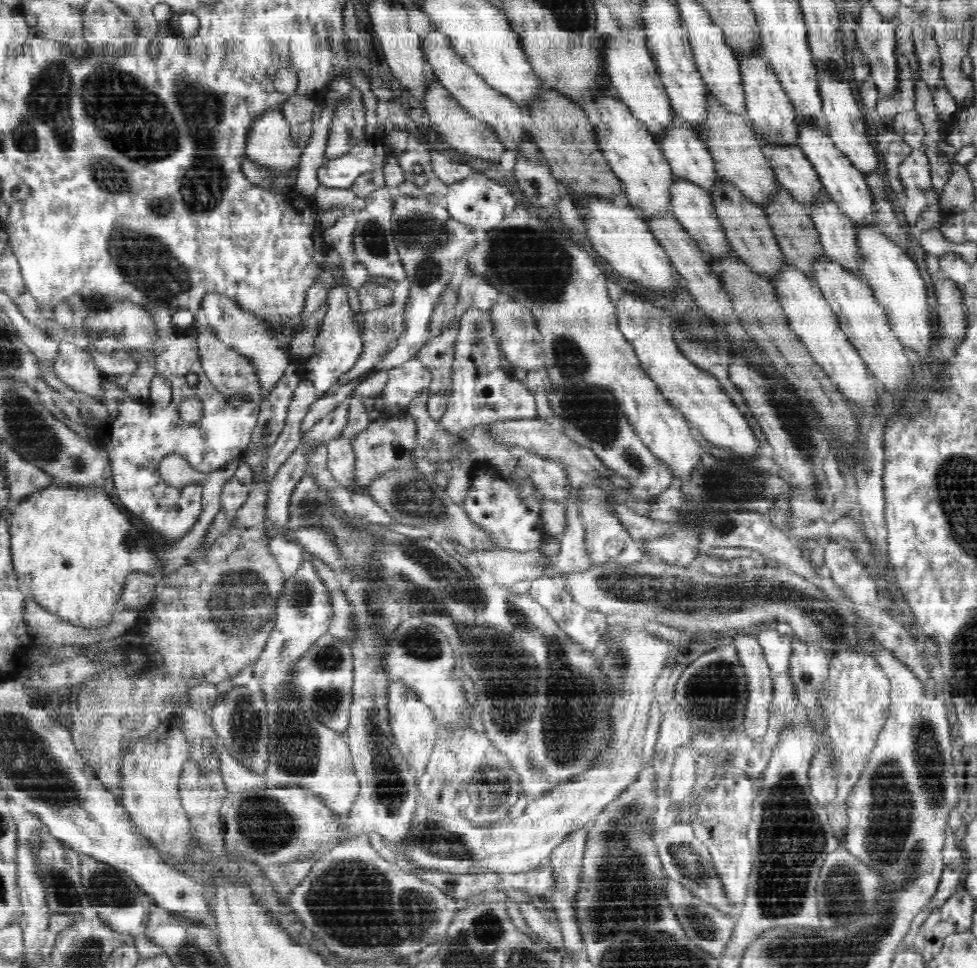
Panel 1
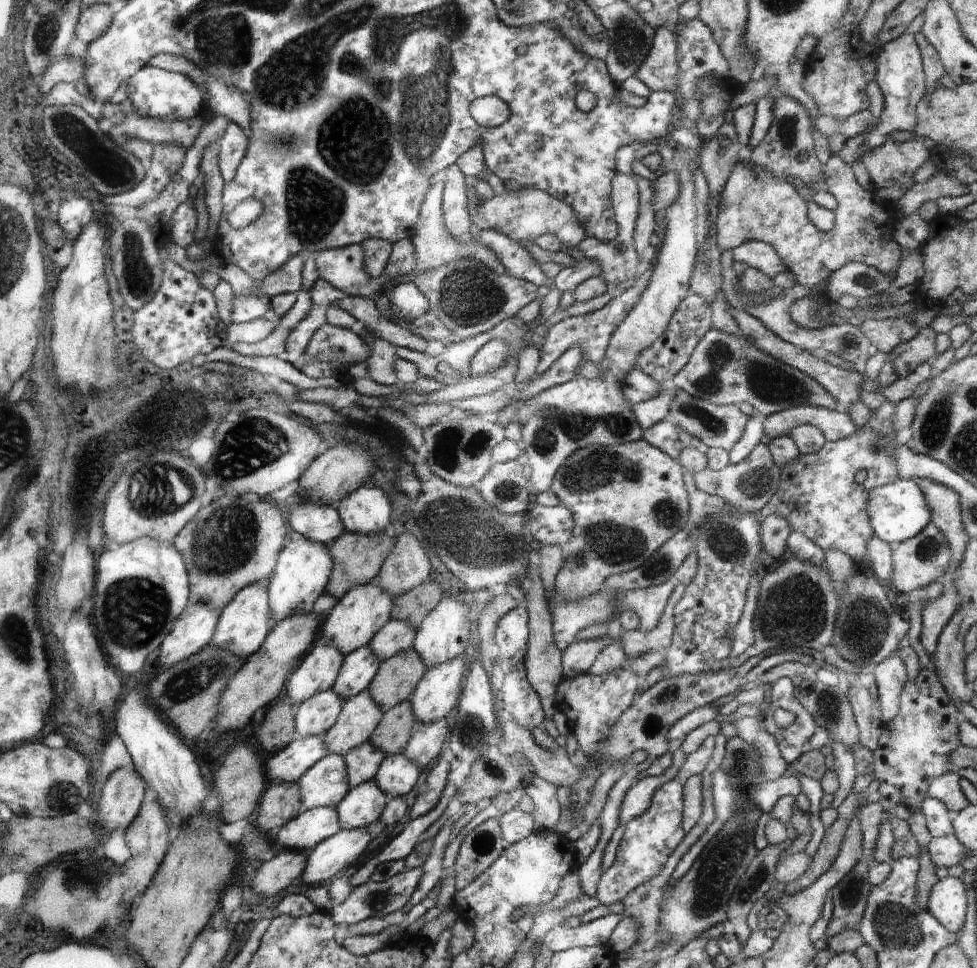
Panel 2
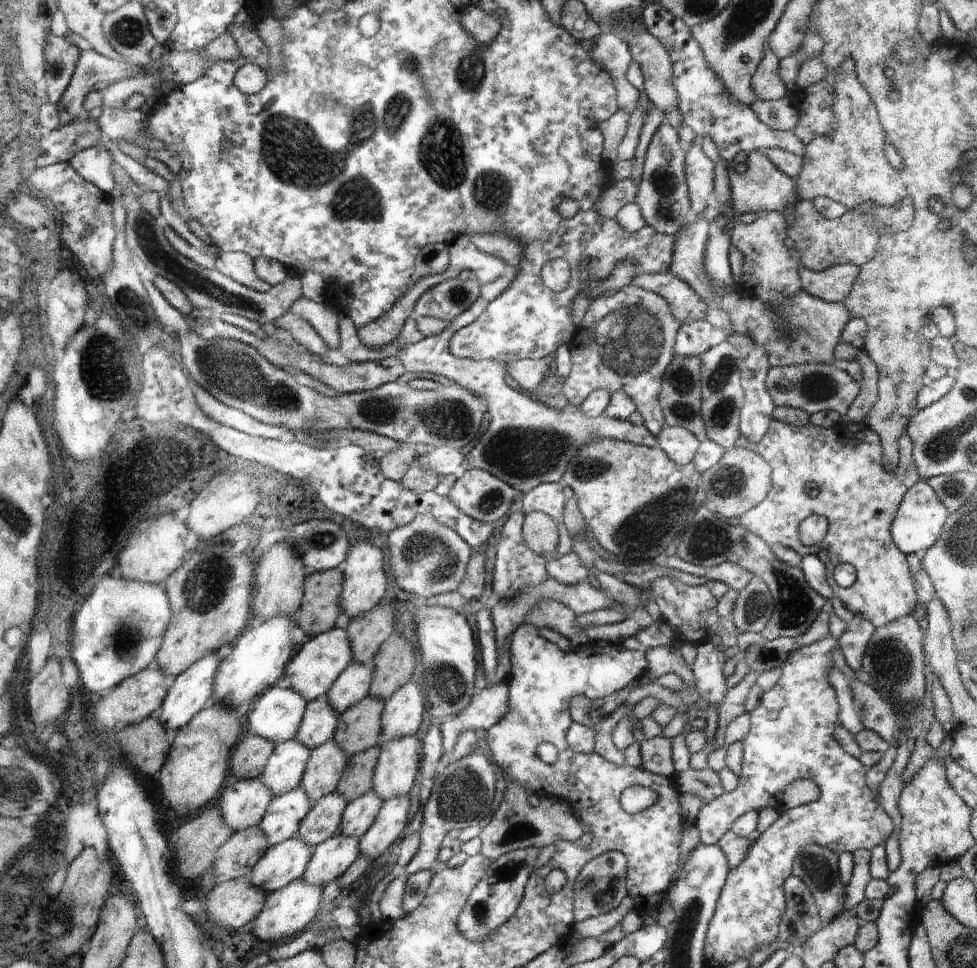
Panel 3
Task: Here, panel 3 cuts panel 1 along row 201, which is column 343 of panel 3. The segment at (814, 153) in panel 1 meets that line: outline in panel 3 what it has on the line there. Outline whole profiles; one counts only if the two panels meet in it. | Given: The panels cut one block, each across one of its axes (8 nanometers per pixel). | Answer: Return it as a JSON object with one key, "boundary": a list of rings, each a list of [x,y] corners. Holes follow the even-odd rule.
{"boundary":[[[337,832],[328,841],[312,848],[312,860],[304,880],[312,886],[323,886],[339,879],[361,853],[359,839]]]}

